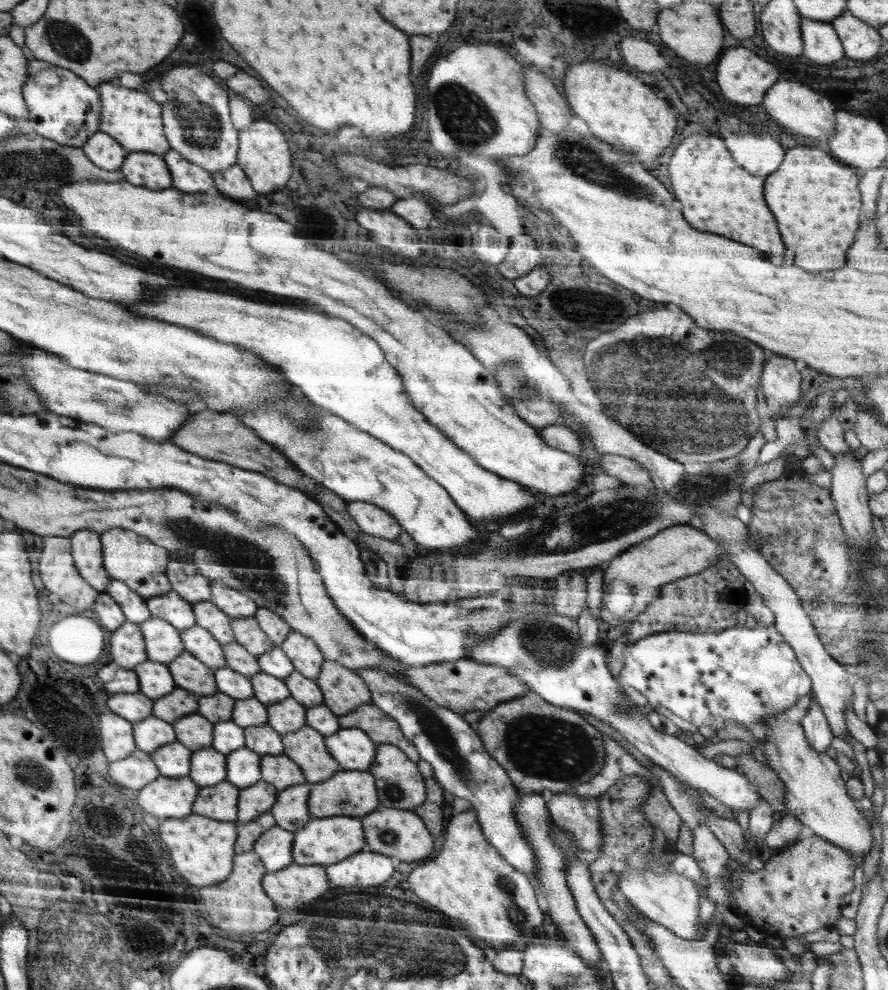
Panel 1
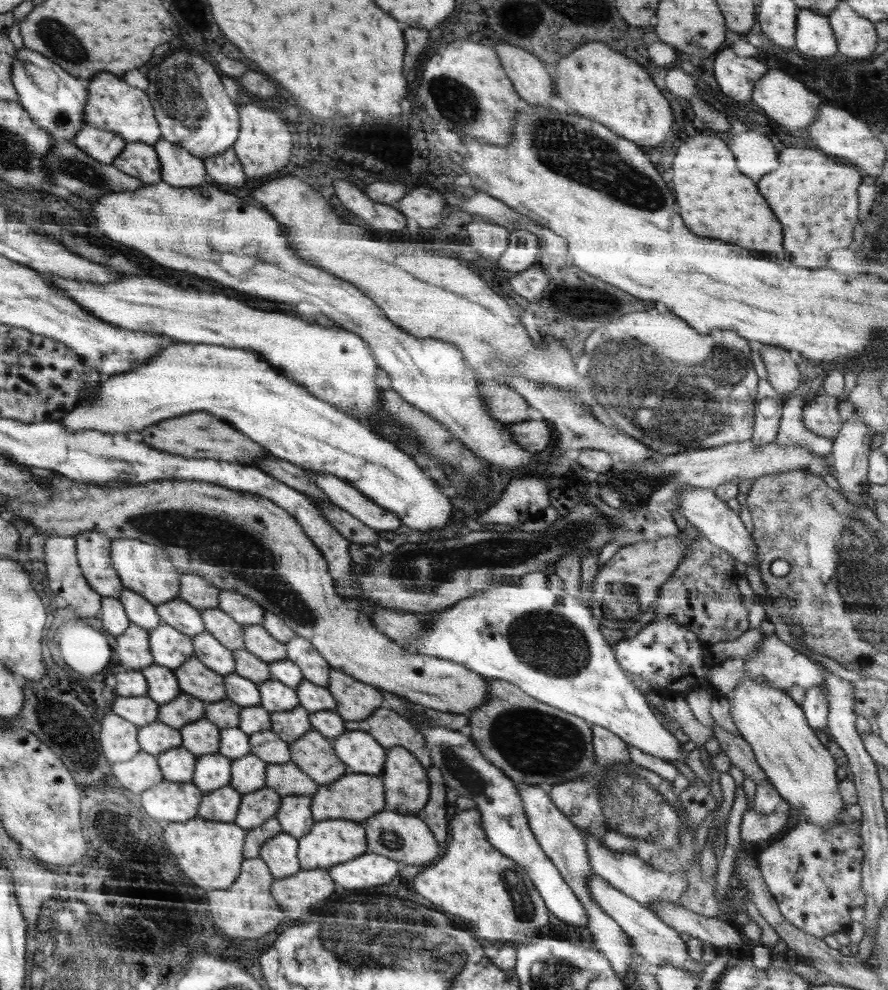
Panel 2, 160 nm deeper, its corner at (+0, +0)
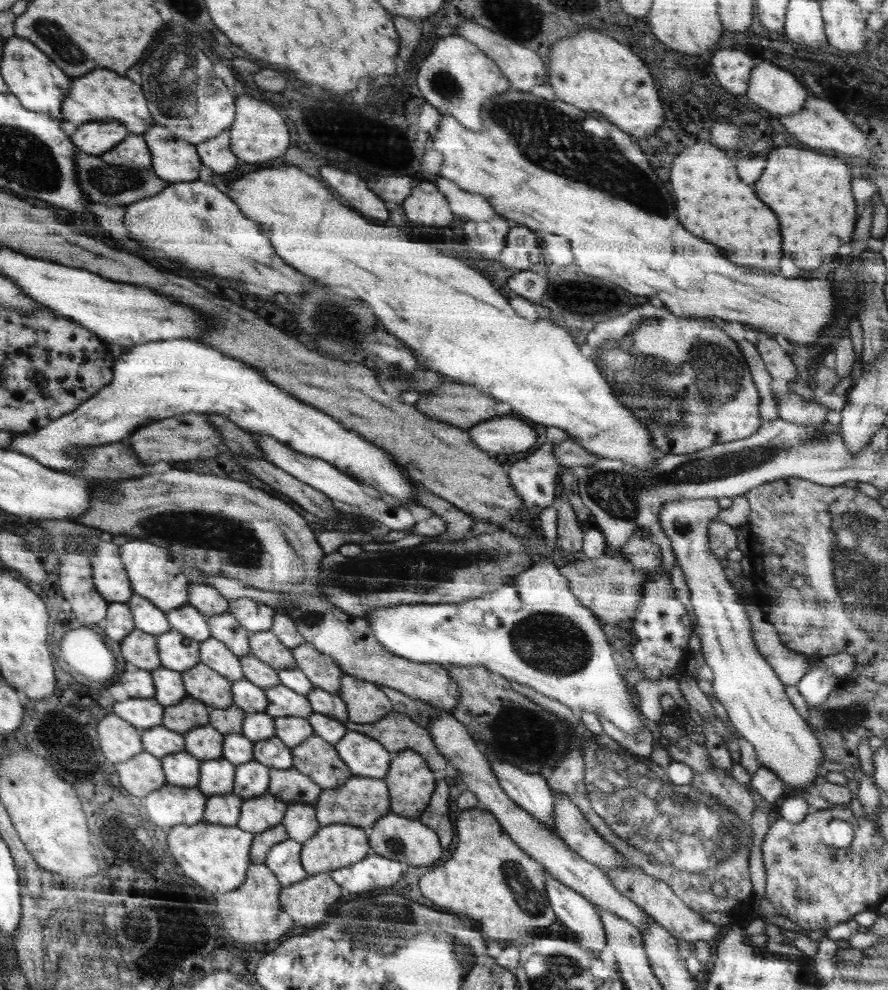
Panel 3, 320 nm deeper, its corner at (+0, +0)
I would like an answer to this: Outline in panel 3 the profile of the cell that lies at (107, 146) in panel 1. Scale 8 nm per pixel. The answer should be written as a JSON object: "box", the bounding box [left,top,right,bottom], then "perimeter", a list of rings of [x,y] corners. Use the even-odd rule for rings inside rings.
{"box":[70,121,129,157],"perimeter":[[[94,121],[80,126],[70,138],[78,151],[99,157],[116,149],[129,135],[129,130],[121,123]]]}

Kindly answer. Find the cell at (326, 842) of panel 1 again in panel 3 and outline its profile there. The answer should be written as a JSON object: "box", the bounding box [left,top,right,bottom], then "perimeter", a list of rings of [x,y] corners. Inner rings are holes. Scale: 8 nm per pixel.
{"box":[301,824,371,875],"perimeter":[[[333,824],[320,827],[314,836],[304,843],[301,863],[309,875],[332,873],[334,870],[356,864],[371,853],[368,831],[349,824]]]}

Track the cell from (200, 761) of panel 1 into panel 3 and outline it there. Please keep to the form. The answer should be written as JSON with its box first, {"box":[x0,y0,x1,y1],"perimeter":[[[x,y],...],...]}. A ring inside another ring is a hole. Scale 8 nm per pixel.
{"box":[196,758,236,797],"perimeter":[[[225,758],[203,761],[196,787],[208,797],[228,794],[233,790],[236,767]]]}

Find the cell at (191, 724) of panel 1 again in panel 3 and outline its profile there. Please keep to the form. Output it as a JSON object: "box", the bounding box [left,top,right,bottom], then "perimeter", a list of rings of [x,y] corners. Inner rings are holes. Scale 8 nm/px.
{"box":[184,725,225,761],"perimeter":[[[208,725],[189,730],[184,734],[185,750],[203,761],[224,758],[225,734]]]}

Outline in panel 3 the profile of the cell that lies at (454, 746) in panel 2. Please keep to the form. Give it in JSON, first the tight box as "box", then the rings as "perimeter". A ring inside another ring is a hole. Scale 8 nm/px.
{"box":[545,868,606,955],"perimeter":[[[545,868],[545,885],[550,906],[560,922],[578,932],[579,943],[584,949],[598,955],[606,944],[605,928],[597,909],[585,896],[554,878]]]}

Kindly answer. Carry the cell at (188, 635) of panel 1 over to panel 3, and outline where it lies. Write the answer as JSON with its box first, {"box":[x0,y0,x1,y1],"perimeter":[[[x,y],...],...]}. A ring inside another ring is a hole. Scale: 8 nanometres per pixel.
{"box":[201,637,245,682],"perimeter":[[[210,637],[201,642],[201,663],[213,667],[218,674],[225,675],[230,682],[245,678],[244,667],[237,655],[217,638]]]}

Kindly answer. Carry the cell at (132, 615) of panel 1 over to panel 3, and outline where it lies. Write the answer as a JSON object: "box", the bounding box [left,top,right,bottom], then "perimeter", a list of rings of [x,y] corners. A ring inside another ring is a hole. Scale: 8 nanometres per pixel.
{"box":[127,594,172,635],"perimeter":[[[133,594],[127,605],[133,613],[137,630],[158,635],[168,633],[172,629],[169,624],[168,614],[161,608],[154,606],[150,599]]]}

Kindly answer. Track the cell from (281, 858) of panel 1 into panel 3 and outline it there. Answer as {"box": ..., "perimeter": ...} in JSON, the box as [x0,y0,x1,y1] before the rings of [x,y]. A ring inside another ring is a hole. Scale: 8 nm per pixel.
{"box":[264,838,309,886],"perimeter":[[[288,838],[275,844],[268,852],[264,863],[274,871],[282,886],[304,881],[309,875],[301,863],[303,848],[303,843]]]}

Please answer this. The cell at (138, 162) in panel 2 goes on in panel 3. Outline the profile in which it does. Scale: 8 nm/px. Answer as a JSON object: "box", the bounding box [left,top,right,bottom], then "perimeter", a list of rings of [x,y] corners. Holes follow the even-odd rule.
{"box":[99,134,153,172],"perimeter":[[[130,134],[116,149],[100,154],[99,158],[106,163],[124,165],[138,172],[152,169],[153,166],[152,152],[142,135]]]}

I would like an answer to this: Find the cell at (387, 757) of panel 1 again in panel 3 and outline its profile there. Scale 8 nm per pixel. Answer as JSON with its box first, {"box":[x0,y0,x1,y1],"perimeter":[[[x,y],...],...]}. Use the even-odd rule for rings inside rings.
{"box":[384,749,436,819],"perimeter":[[[408,749],[393,755],[384,780],[389,790],[391,812],[410,819],[418,818],[428,806],[436,781],[424,757]]]}

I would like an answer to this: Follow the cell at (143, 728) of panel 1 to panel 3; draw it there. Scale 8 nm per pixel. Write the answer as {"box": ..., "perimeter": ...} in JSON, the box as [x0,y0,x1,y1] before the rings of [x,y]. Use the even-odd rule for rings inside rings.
{"box":[141,725,185,759],"perimeter":[[[164,725],[142,731],[141,741],[144,743],[145,751],[159,759],[185,750],[184,735]]]}

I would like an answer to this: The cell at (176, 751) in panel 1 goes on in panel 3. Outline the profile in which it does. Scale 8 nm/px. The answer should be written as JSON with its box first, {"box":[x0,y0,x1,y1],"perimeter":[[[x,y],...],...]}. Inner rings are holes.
{"box":[161,751,202,787],"perimeter":[[[189,751],[172,753],[161,758],[165,779],[180,787],[196,787],[200,778],[202,760]]]}

